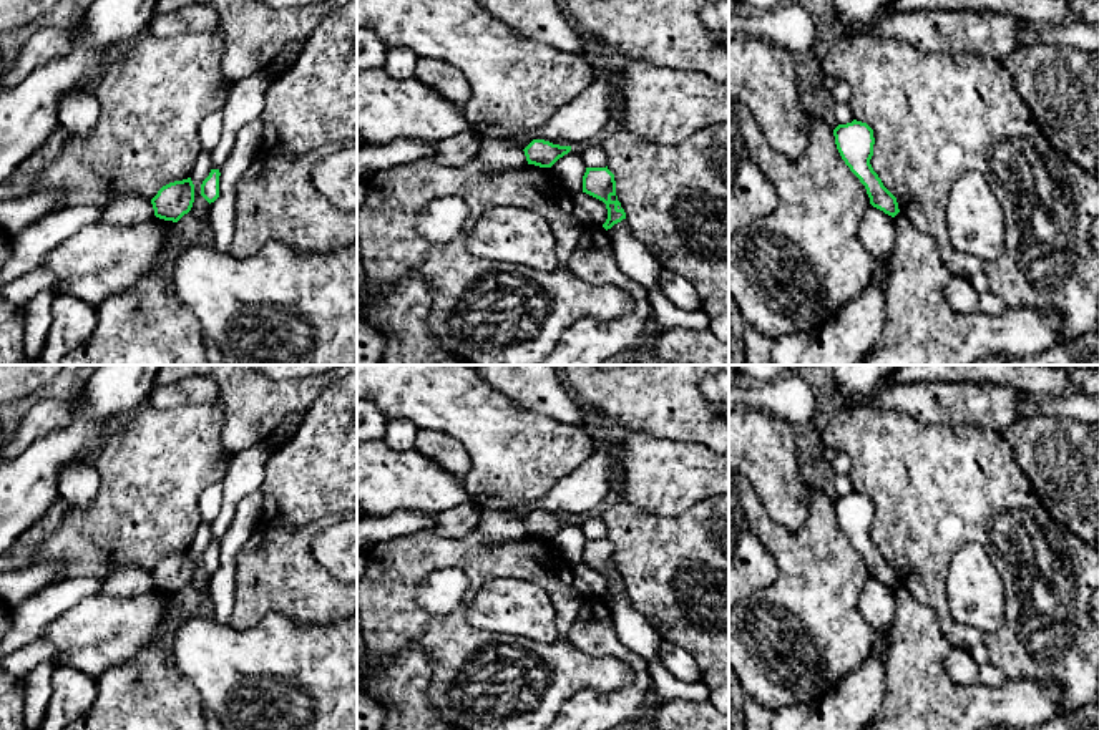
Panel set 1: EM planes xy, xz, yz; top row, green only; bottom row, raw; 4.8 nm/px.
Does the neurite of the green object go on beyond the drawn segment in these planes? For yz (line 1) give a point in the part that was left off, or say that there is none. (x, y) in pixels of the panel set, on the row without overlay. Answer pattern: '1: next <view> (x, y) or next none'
1: next none

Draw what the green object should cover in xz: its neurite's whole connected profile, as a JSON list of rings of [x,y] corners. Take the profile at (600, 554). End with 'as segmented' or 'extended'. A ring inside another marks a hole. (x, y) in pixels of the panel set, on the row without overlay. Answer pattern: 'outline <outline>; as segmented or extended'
outline [[[586,539],[583,548],[583,564],[603,572],[608,581],[608,591],[603,599],[608,602],[626,591],[626,584],[616,567],[614,546],[606,539]]]; as segmented

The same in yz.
outline [[[853,491],[838,496],[833,508],[842,531],[865,557],[870,576],[895,589],[900,584],[896,569],[883,557],[870,536],[875,516],[873,501],[867,494]]]; as segmented

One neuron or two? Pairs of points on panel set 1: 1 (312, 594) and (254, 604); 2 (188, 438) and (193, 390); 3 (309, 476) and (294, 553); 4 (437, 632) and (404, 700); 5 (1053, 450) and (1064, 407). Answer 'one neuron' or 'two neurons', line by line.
1: one neuron
2: two neurons
3: two neurons
4: two neurons
5: two neurons

